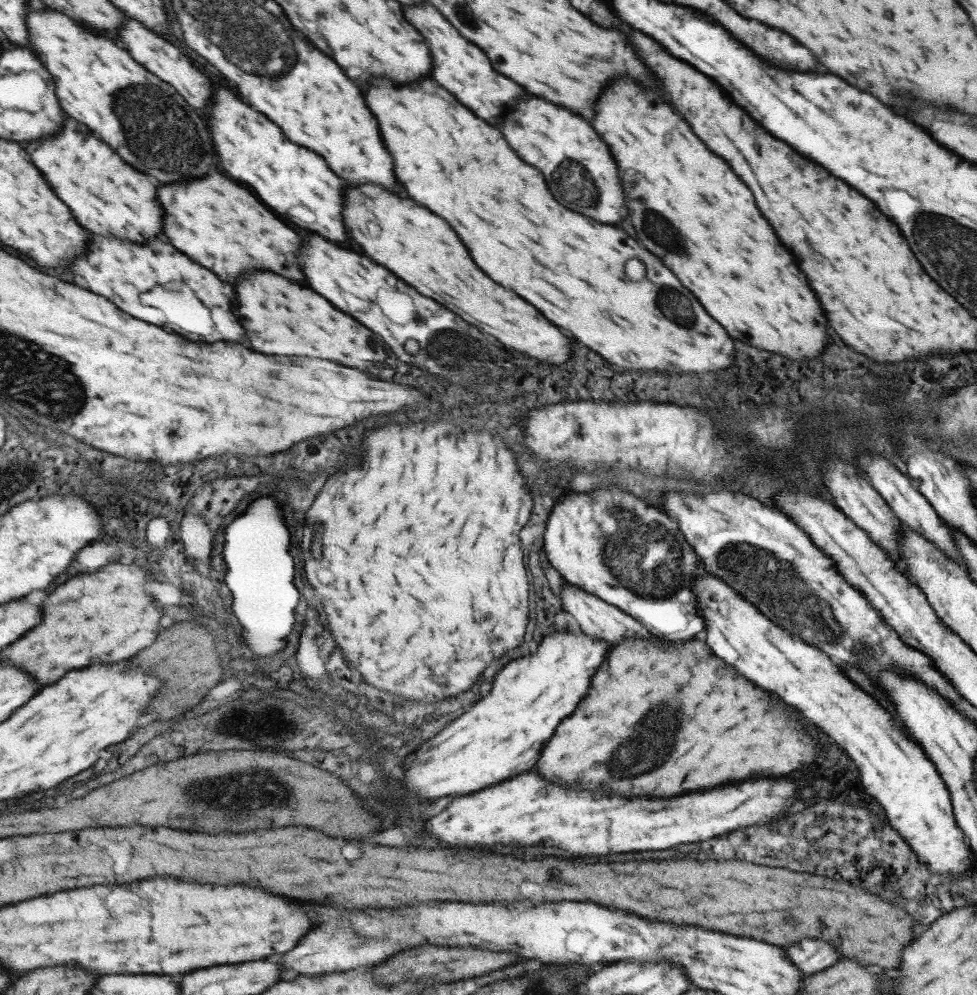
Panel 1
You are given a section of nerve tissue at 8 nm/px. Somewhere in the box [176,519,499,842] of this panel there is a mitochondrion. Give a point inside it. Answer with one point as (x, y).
(226, 798)

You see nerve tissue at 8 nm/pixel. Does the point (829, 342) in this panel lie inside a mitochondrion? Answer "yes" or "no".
no

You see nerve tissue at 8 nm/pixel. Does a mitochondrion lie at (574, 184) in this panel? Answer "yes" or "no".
yes

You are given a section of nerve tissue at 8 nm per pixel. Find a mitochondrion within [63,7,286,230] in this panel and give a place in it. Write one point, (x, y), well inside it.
(135, 106)

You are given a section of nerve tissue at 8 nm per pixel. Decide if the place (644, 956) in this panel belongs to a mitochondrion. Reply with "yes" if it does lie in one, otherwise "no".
no

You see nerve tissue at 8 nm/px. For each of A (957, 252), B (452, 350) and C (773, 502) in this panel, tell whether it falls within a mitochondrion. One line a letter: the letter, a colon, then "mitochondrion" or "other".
A: mitochondrion
B: mitochondrion
C: other

